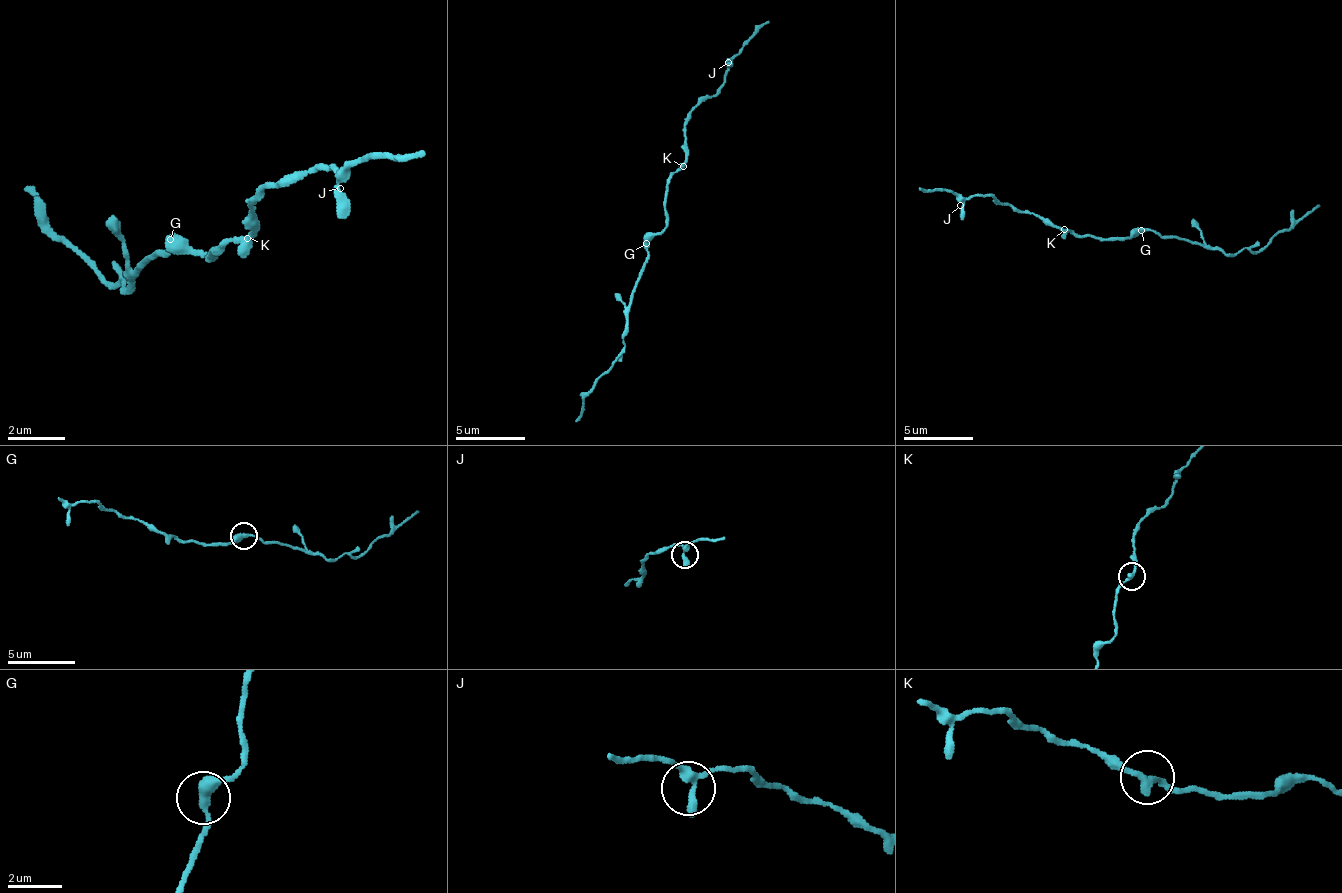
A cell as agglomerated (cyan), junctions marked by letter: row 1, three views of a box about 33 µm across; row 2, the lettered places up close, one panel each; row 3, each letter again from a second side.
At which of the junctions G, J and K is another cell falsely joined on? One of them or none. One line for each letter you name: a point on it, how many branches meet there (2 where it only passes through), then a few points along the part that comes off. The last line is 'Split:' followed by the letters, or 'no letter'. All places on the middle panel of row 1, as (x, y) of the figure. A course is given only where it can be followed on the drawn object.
Split: no letter

